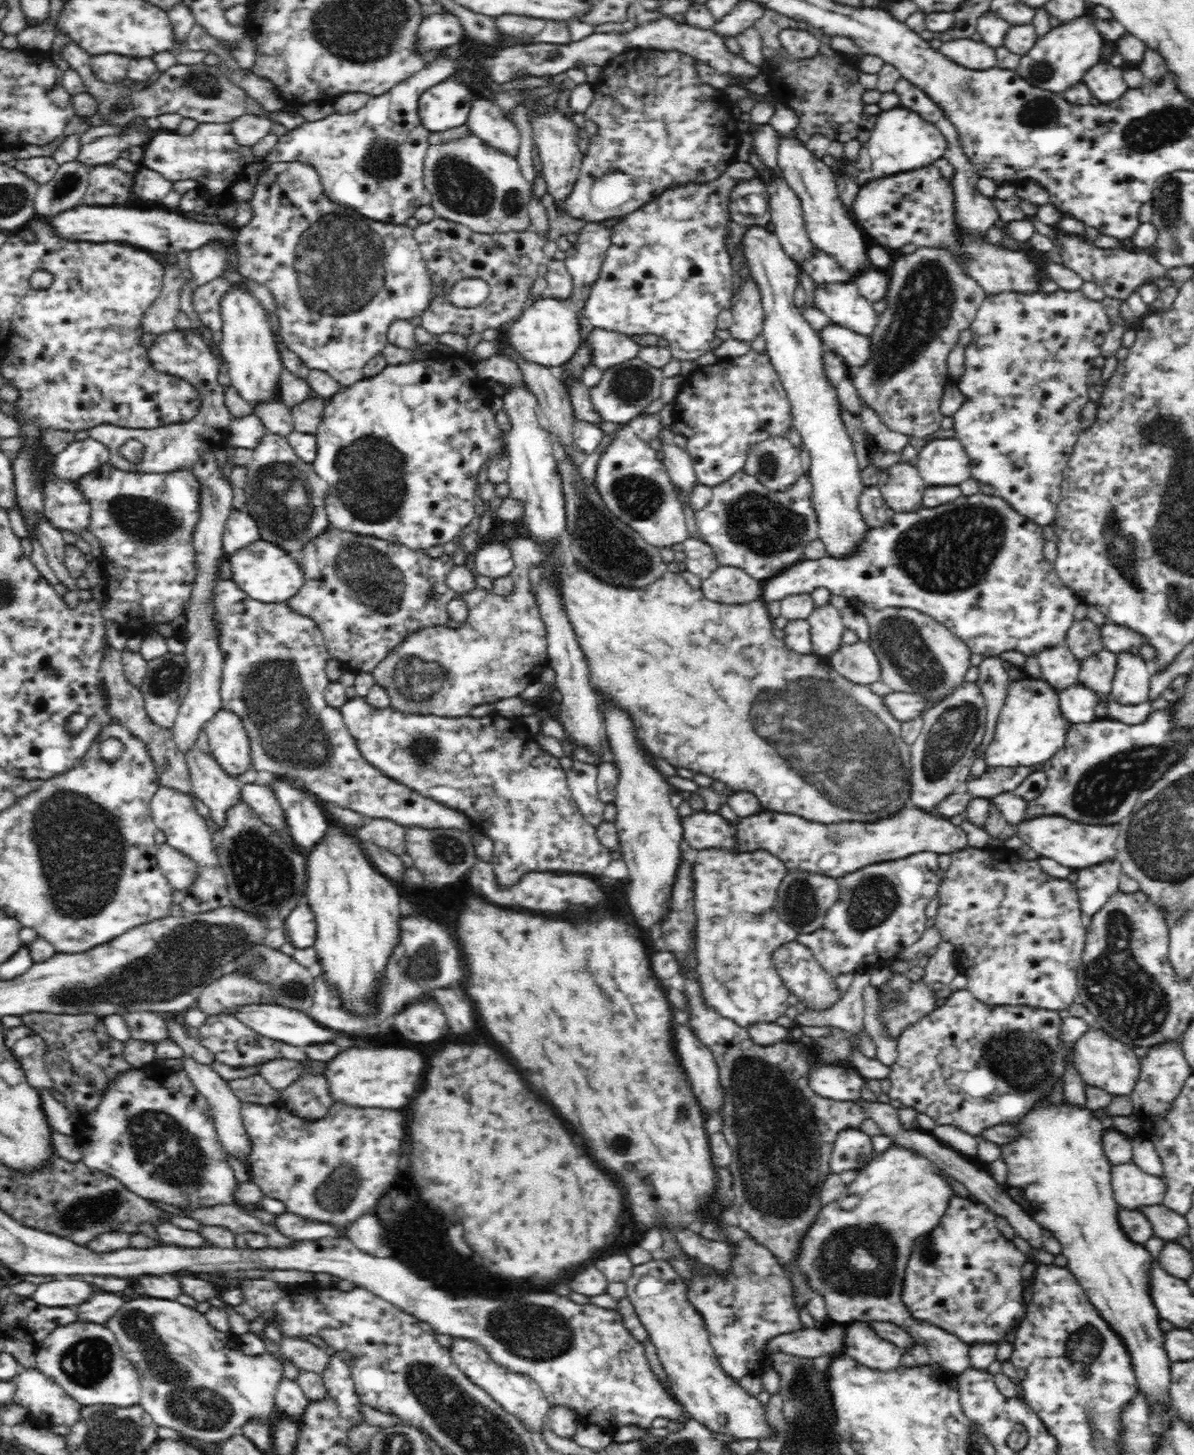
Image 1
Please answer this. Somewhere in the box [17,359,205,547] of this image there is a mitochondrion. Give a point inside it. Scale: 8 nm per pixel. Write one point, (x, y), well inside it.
(141, 517)

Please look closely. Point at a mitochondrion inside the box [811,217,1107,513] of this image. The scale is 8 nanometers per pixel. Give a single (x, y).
(925, 306)

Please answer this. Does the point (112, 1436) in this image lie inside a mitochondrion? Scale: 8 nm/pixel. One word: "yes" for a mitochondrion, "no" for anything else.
yes

